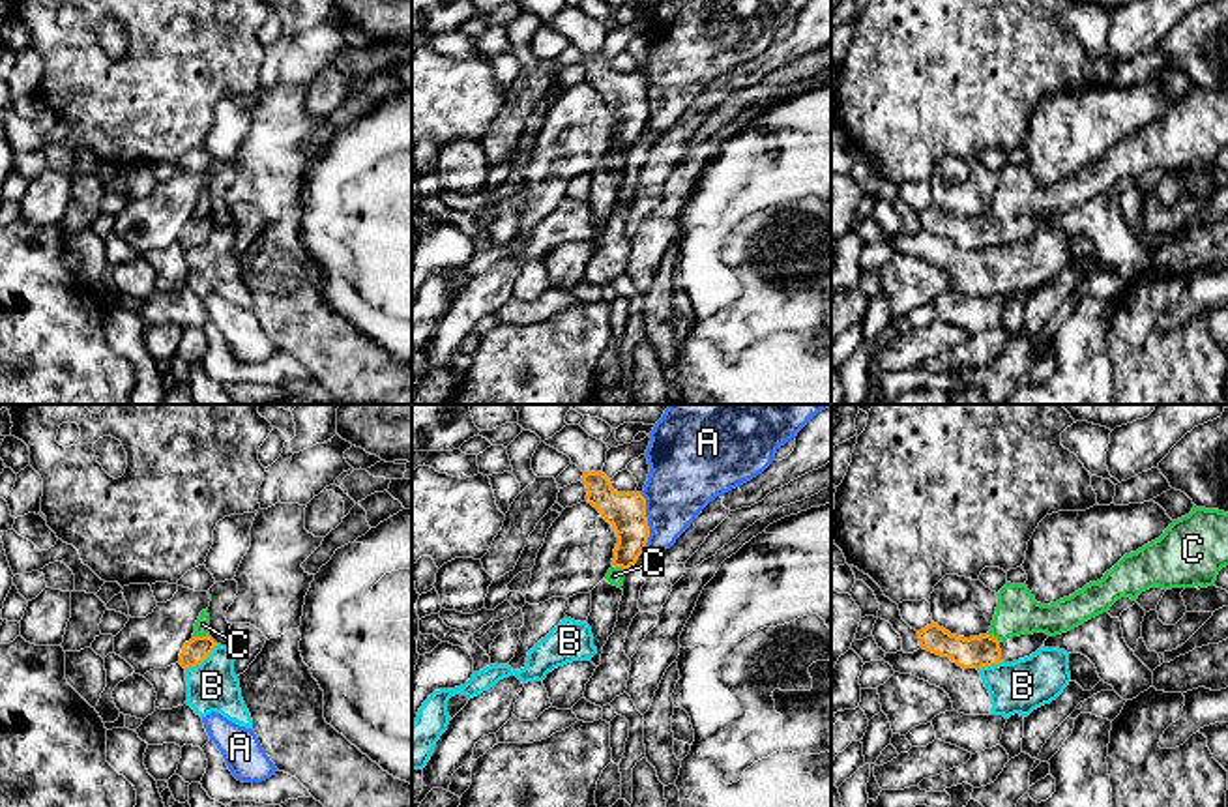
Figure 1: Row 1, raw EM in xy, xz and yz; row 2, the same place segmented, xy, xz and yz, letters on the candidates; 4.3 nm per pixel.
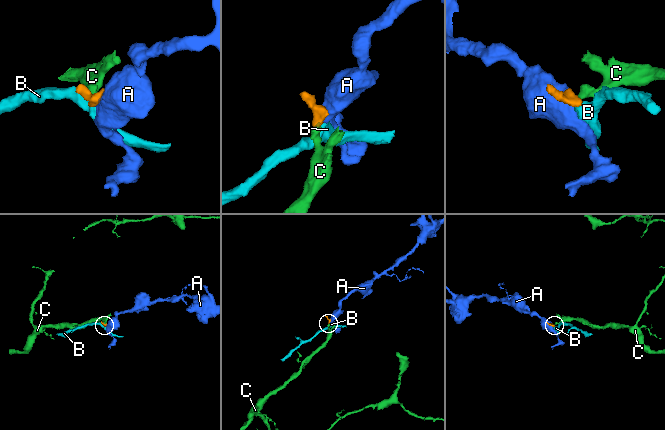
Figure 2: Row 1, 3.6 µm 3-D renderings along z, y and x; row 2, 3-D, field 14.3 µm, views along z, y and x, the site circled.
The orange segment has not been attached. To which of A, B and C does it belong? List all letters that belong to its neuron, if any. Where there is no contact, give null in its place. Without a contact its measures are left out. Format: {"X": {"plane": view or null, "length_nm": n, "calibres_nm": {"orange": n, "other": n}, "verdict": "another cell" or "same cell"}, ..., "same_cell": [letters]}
{"A": {"plane": "xz", "length_nm": 240, "calibres_nm": {"orange": 170, "other": 300}, "verdict": "another cell"}, "B": {"plane": "xy", "length_nm": 180, "calibres_nm": {"orange": 110, "other": 220}, "verdict": "another cell"}, "C": {"plane": "xy", "length_nm": 70, "calibres_nm": {"orange": 110, "other": 60}, "verdict": "another cell"}, "same_cell": []}

